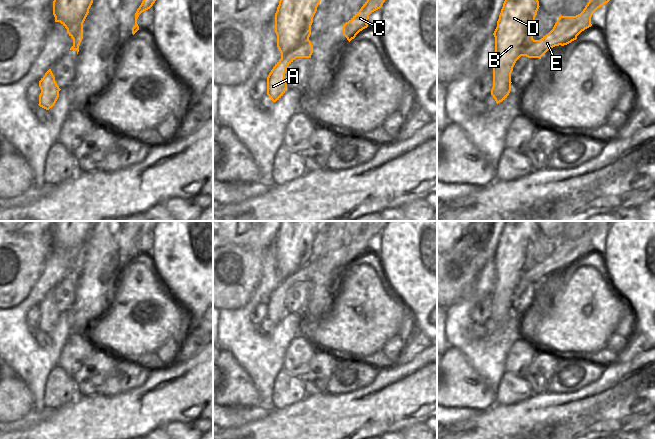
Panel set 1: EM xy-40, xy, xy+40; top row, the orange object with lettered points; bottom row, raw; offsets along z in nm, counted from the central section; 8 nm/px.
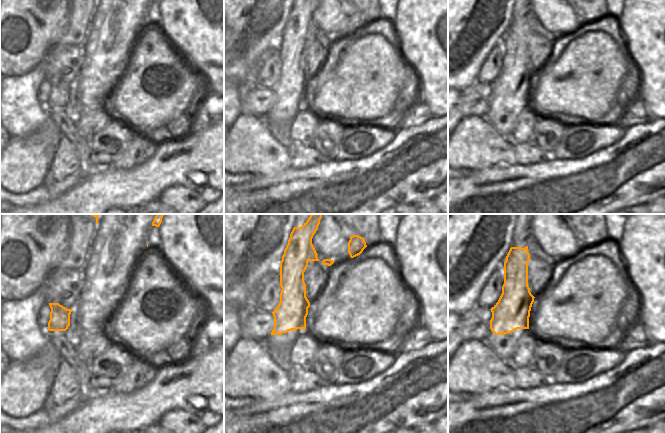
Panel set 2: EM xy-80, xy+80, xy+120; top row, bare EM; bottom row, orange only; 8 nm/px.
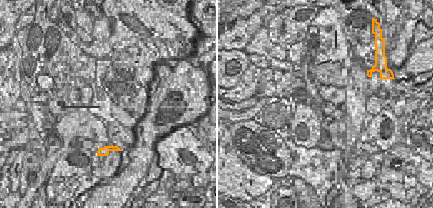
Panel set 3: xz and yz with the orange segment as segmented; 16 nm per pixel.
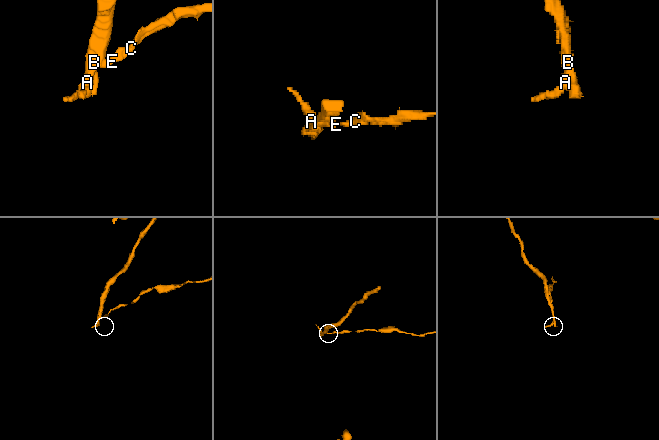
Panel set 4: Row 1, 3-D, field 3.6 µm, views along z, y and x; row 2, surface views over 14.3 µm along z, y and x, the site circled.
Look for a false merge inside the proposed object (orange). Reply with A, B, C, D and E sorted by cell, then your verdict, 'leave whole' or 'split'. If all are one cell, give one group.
A C E / B D | split

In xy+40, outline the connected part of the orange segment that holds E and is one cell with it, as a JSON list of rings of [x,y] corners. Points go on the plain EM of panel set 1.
[[[591,221],[583,235],[576,240],[559,240],[553,253],[540,264],[535,264],[526,270],[521,280],[539,282],[555,270],[564,270],[577,263],[577,260],[585,253],[592,250],[593,237],[608,227],[612,221]]]

